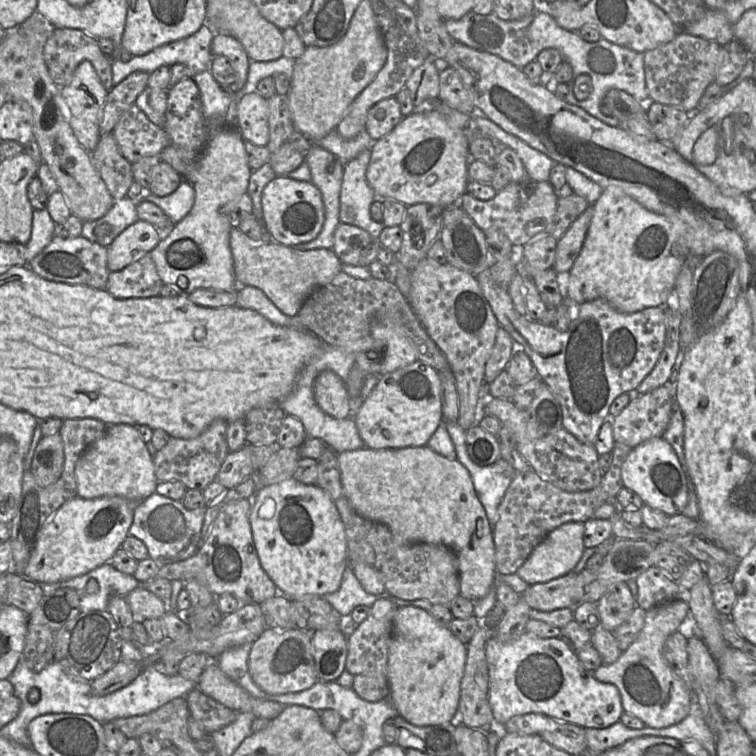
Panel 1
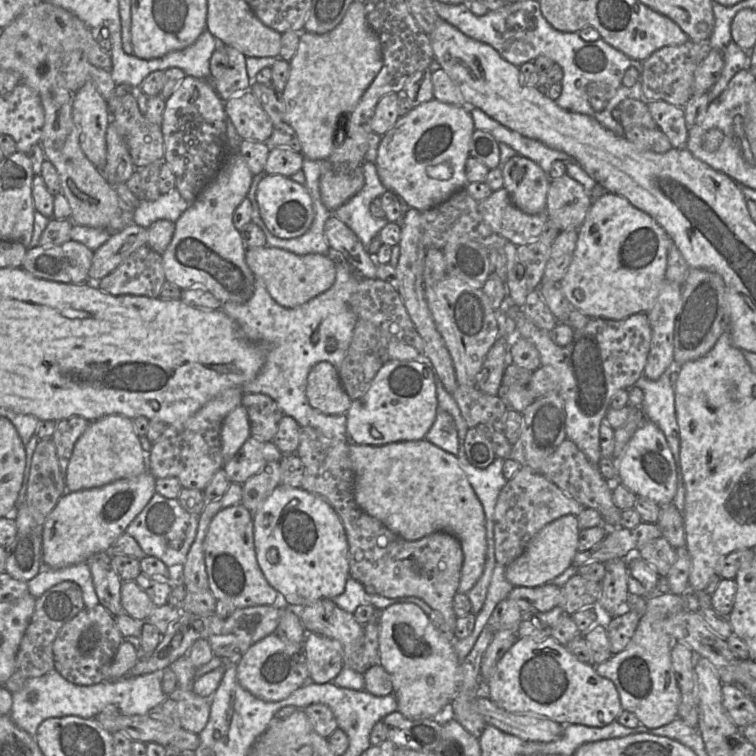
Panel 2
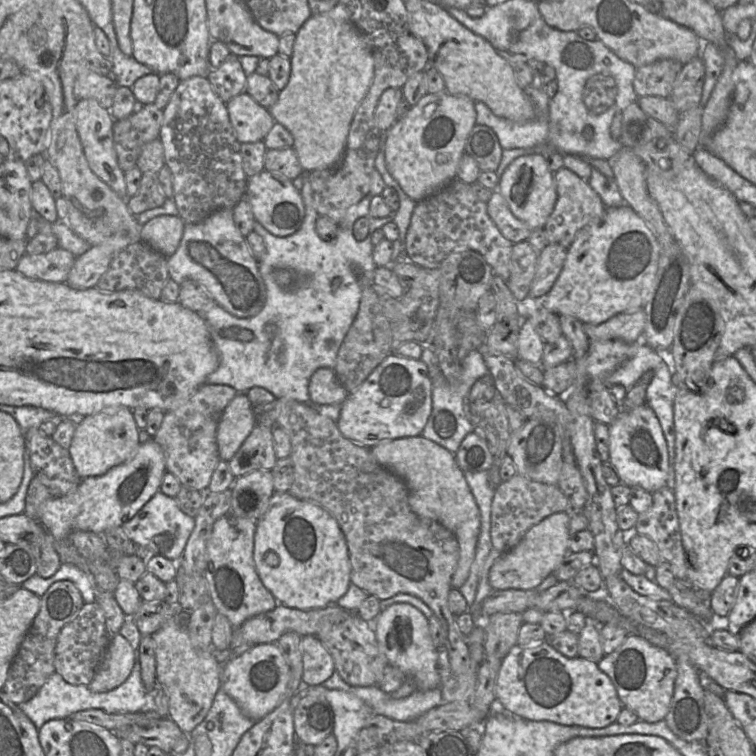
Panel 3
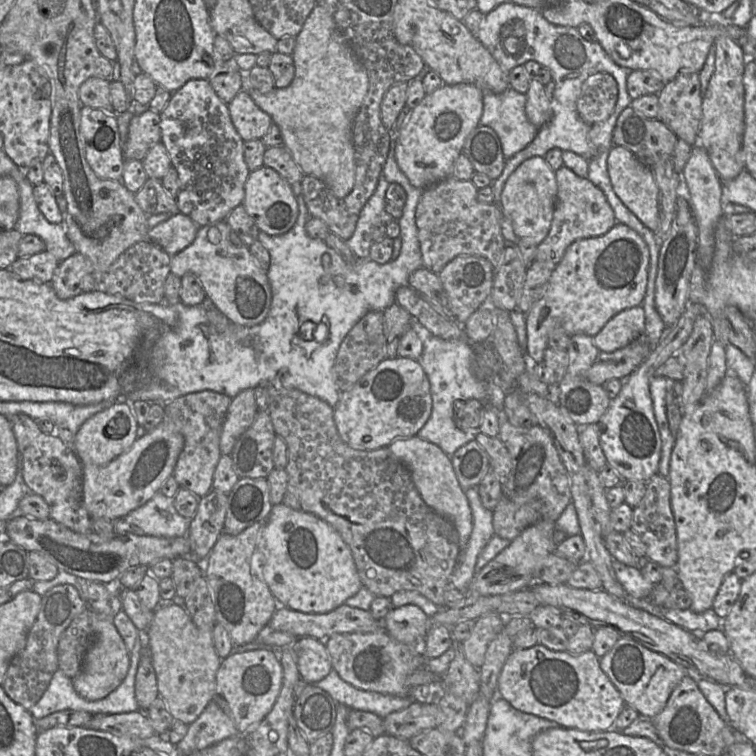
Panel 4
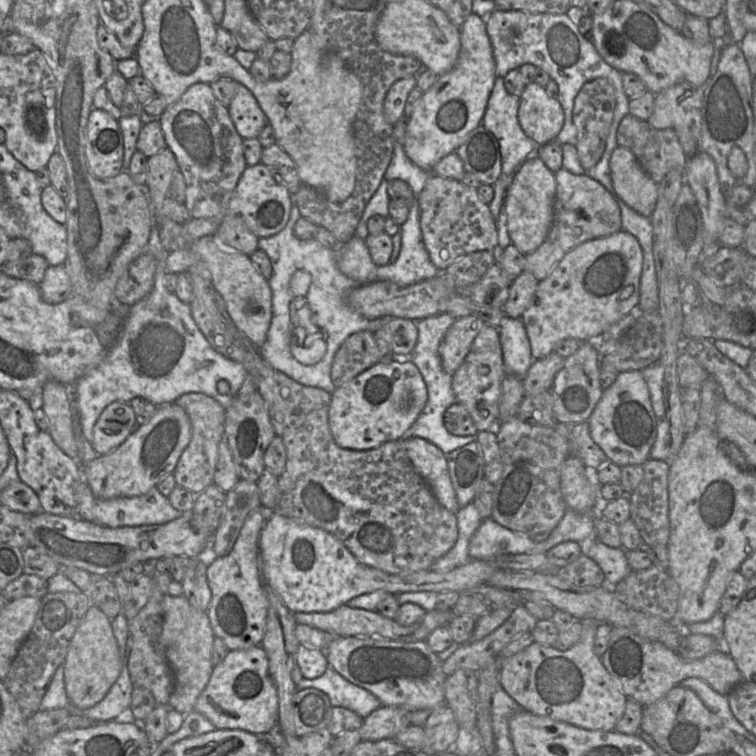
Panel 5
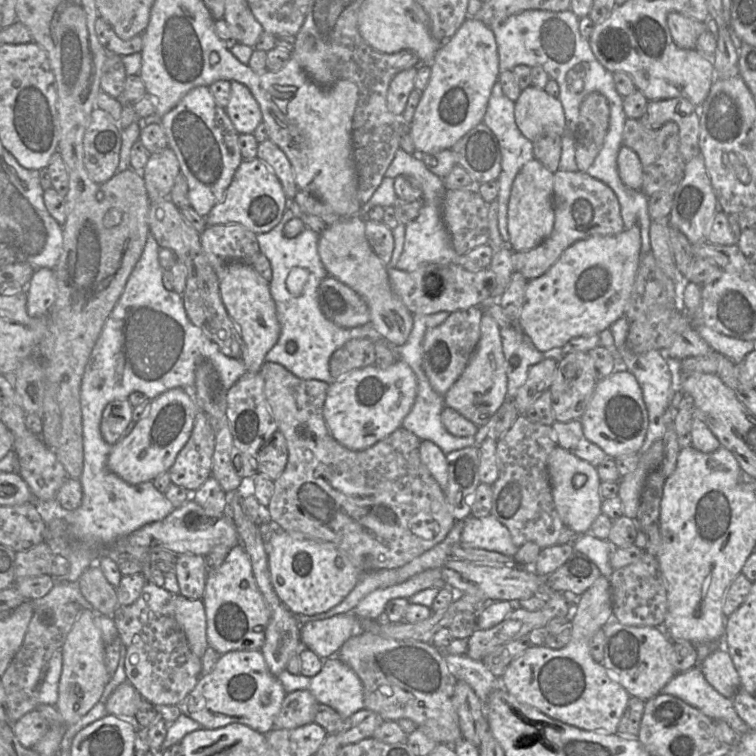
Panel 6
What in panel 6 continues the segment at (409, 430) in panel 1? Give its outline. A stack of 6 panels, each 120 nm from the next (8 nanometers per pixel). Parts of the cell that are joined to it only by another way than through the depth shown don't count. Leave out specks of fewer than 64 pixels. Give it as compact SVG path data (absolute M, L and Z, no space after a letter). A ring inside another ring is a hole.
M401 358L385 369L376 365L355 369L329 384L324 401L324 420L339 444L351 451L365 450L401 427L414 404L416 393L416 375Z

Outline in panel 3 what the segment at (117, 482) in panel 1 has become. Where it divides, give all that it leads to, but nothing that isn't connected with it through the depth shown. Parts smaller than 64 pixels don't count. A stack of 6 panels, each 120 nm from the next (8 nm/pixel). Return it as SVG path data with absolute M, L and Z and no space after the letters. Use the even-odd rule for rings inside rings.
M127 407L107 408L78 420L69 452L80 478L101 476L126 462L140 445L139 430Z

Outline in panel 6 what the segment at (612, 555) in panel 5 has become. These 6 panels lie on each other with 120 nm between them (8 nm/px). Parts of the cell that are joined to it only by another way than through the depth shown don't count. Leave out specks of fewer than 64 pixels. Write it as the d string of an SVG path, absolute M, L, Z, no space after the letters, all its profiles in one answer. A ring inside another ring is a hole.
M592 533L578 535L571 544L574 550L585 554L596 564L602 576L610 579L614 570L610 564L610 555L617 547L613 547L608 540L595 537Z

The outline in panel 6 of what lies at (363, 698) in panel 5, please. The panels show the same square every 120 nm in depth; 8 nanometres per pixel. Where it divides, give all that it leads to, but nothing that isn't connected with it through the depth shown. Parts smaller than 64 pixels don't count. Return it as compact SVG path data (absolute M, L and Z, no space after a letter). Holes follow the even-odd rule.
M337 655L324 659L322 669L313 677L307 677L302 674L294 675L285 669L277 678L282 683L286 693L307 690L316 698L318 703L328 705L336 710L343 720L365 708L361 680Z

